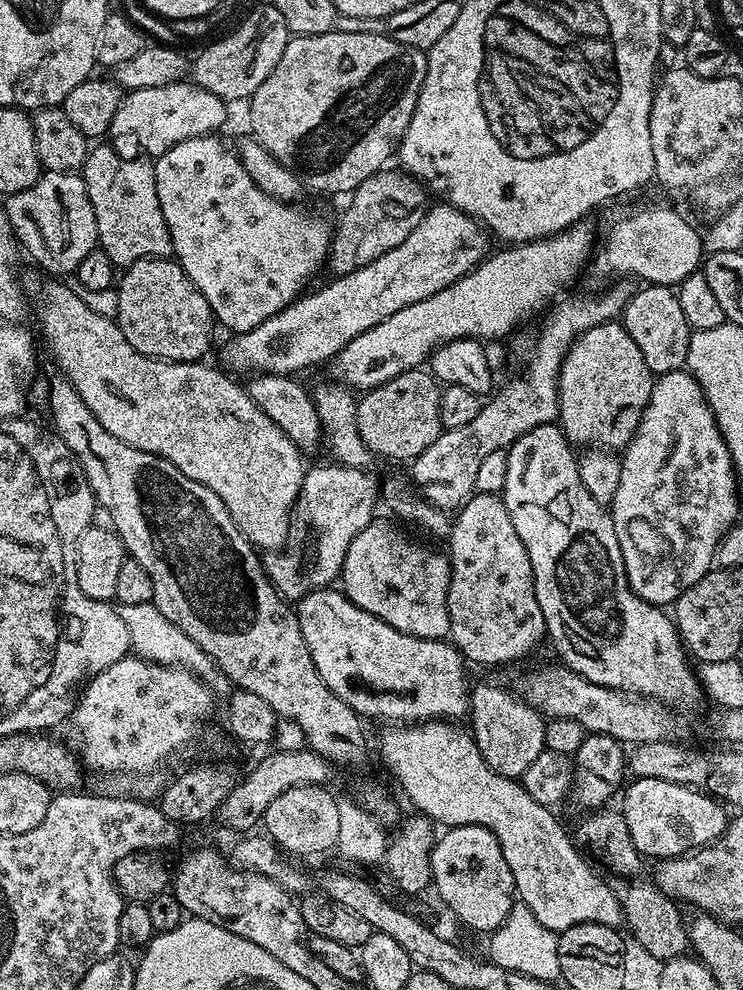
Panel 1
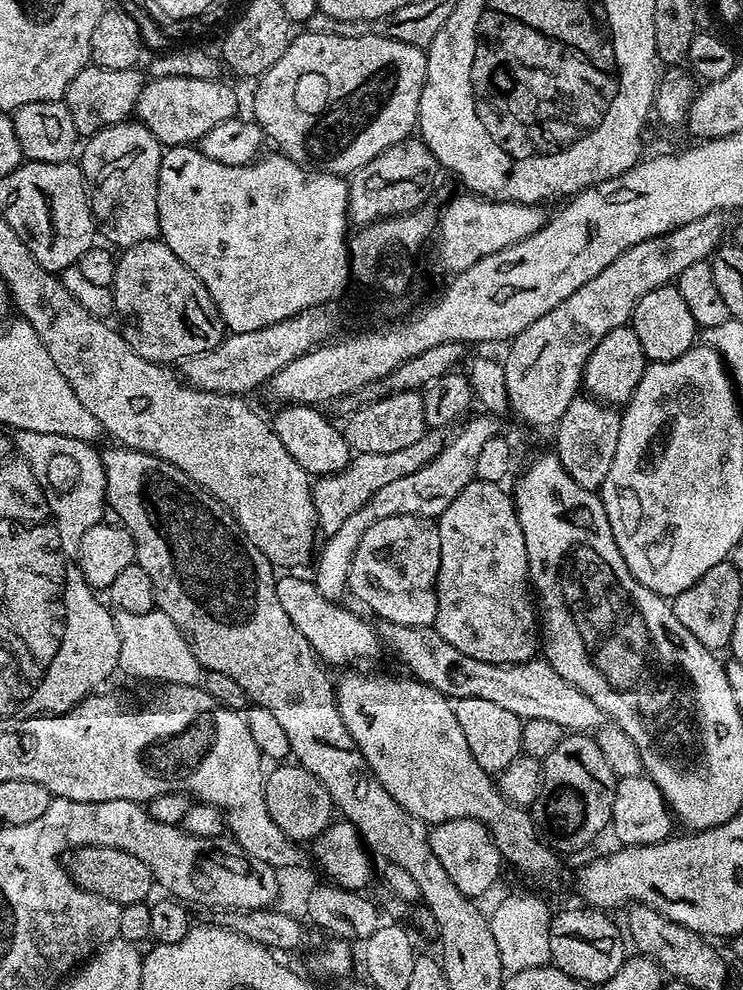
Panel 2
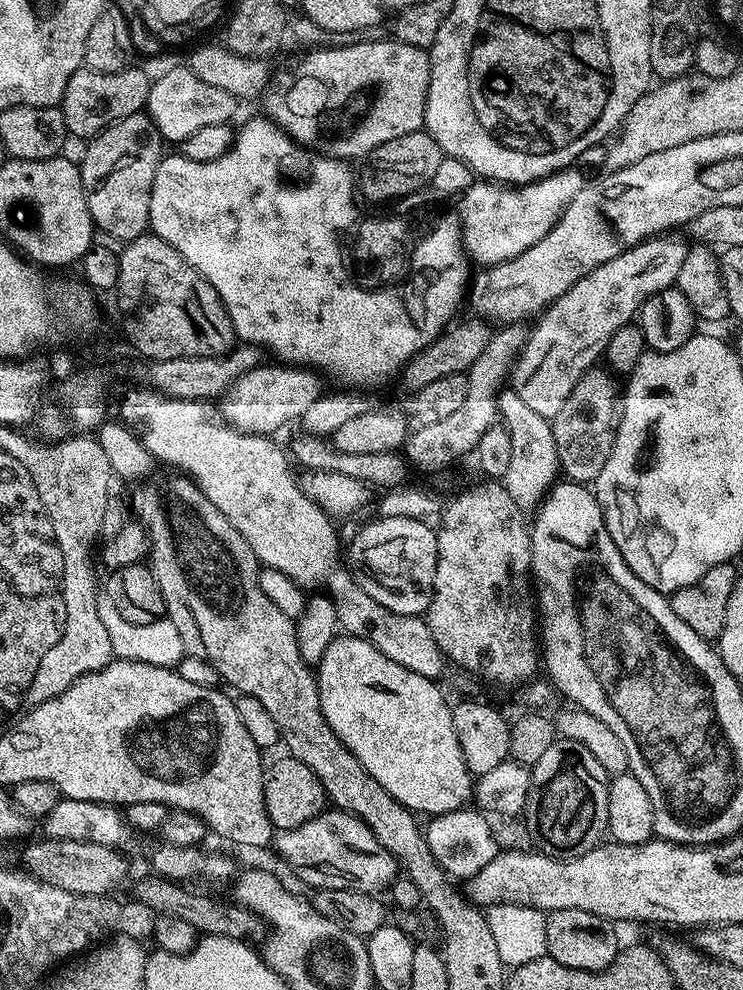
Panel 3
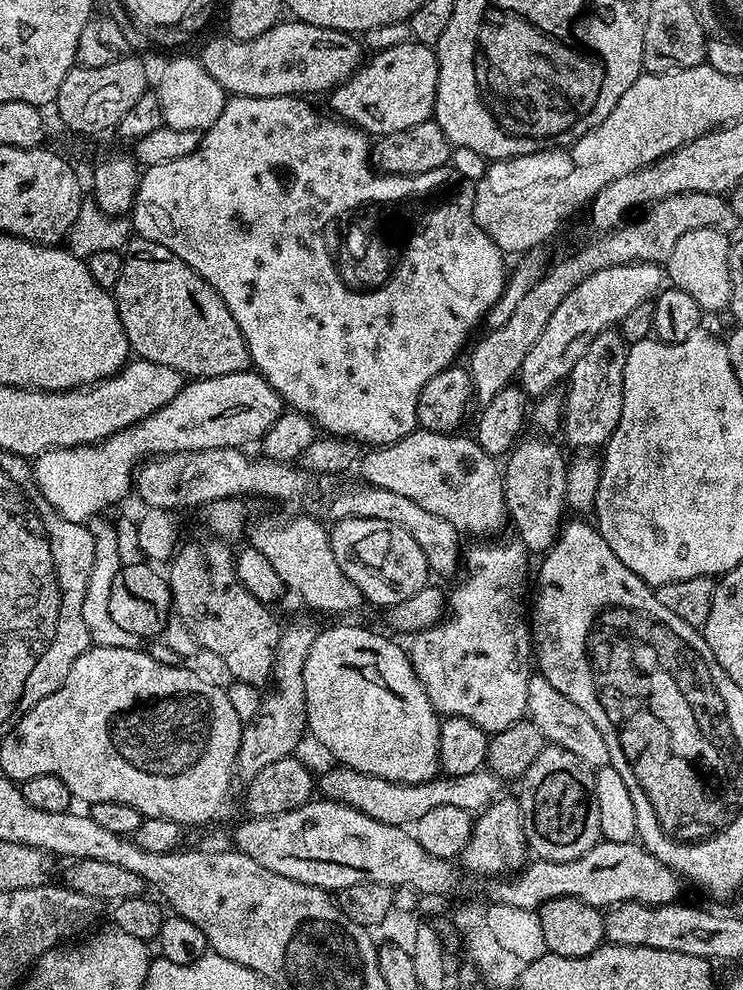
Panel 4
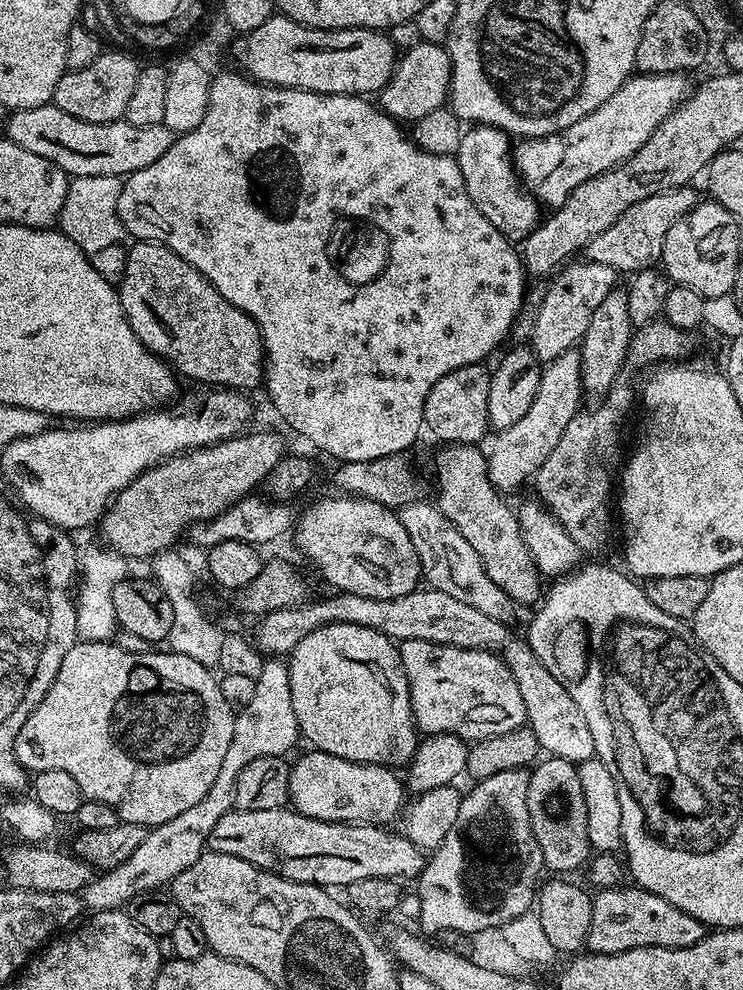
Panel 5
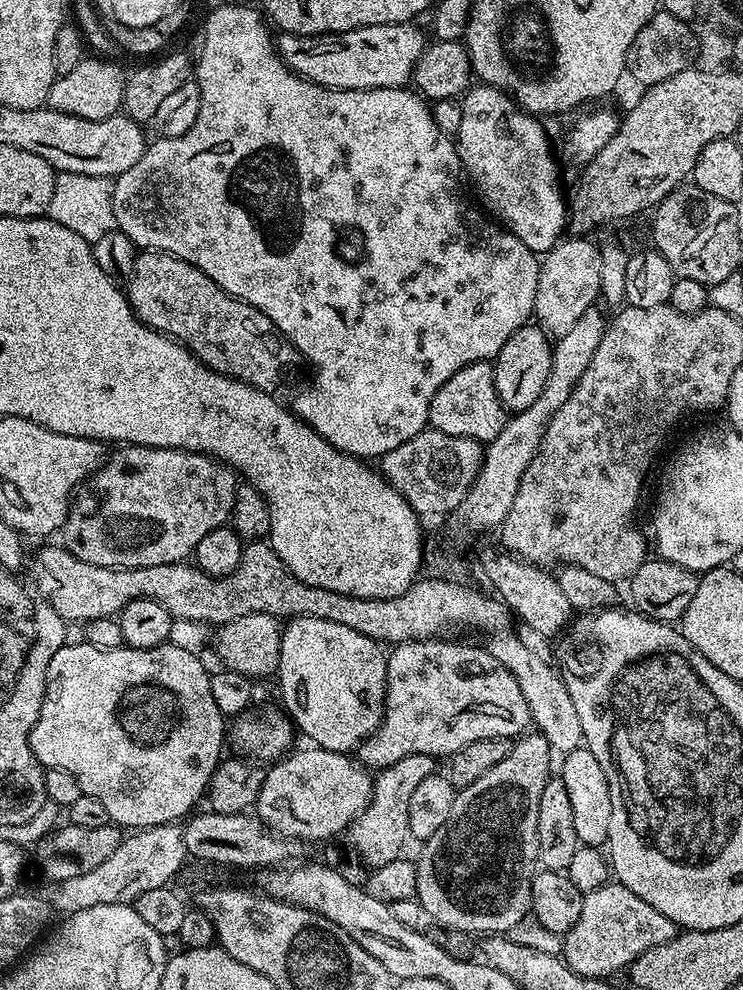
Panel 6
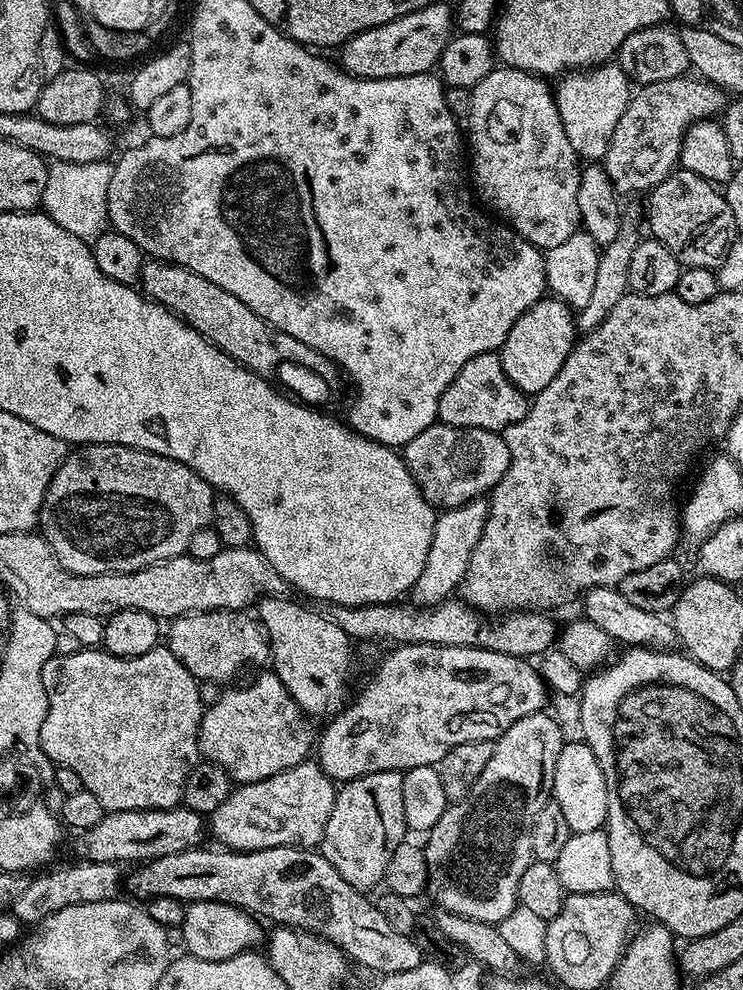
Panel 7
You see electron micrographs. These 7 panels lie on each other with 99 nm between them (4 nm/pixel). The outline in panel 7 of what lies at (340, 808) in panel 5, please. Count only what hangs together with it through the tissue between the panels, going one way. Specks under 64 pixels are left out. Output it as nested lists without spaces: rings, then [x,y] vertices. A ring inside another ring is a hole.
[[[305,762],[290,770],[282,770],[265,780],[233,787],[231,794],[210,814],[210,836],[217,845],[233,852],[257,852],[278,846],[315,849],[326,830],[330,810],[334,810],[337,785],[320,769],[319,763]]]

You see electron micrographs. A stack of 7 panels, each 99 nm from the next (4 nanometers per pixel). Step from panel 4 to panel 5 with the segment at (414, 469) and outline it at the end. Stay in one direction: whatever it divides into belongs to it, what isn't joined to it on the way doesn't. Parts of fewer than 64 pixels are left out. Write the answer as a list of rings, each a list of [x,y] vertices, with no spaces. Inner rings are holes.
[[[449,444],[441,449],[440,469],[436,472],[436,480],[440,483],[434,497],[436,507],[458,526],[458,534],[462,534],[462,538],[474,546],[478,558],[482,558],[486,574],[490,574],[492,581],[513,602],[520,606],[535,605],[542,596],[542,577],[530,558],[530,550],[526,550],[514,508],[490,482],[487,455],[479,452],[481,449],[474,444]]]

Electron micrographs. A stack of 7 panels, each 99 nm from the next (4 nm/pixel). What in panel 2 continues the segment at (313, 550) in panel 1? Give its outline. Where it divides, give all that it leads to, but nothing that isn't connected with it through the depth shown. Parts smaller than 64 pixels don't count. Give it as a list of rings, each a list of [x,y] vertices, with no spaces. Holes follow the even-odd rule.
[[[428,430],[422,438],[418,438],[418,442],[414,442],[414,446],[406,446],[406,450],[394,450],[394,454],[358,452],[340,472],[319,477],[312,484],[312,501],[319,531],[331,534],[338,530],[338,526],[342,526],[342,522],[346,522],[346,518],[350,518],[350,514],[354,514],[373,494],[382,490],[382,486],[394,482],[394,478],[406,478],[406,474],[414,474],[414,470],[426,466],[443,450],[445,443],[443,431]]]

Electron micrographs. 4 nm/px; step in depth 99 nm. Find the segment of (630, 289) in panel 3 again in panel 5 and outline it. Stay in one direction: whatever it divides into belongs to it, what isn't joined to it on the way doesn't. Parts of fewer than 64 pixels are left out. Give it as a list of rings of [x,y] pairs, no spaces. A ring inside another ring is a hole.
[[[569,263],[555,273],[551,281],[553,284],[540,300],[540,308],[535,309],[536,321],[532,327],[530,347],[532,353],[542,362],[558,358],[558,354],[573,351],[584,339],[590,326],[590,318],[594,318],[594,310],[598,310],[602,298],[606,298],[617,287],[618,274],[610,266],[576,263]]]

